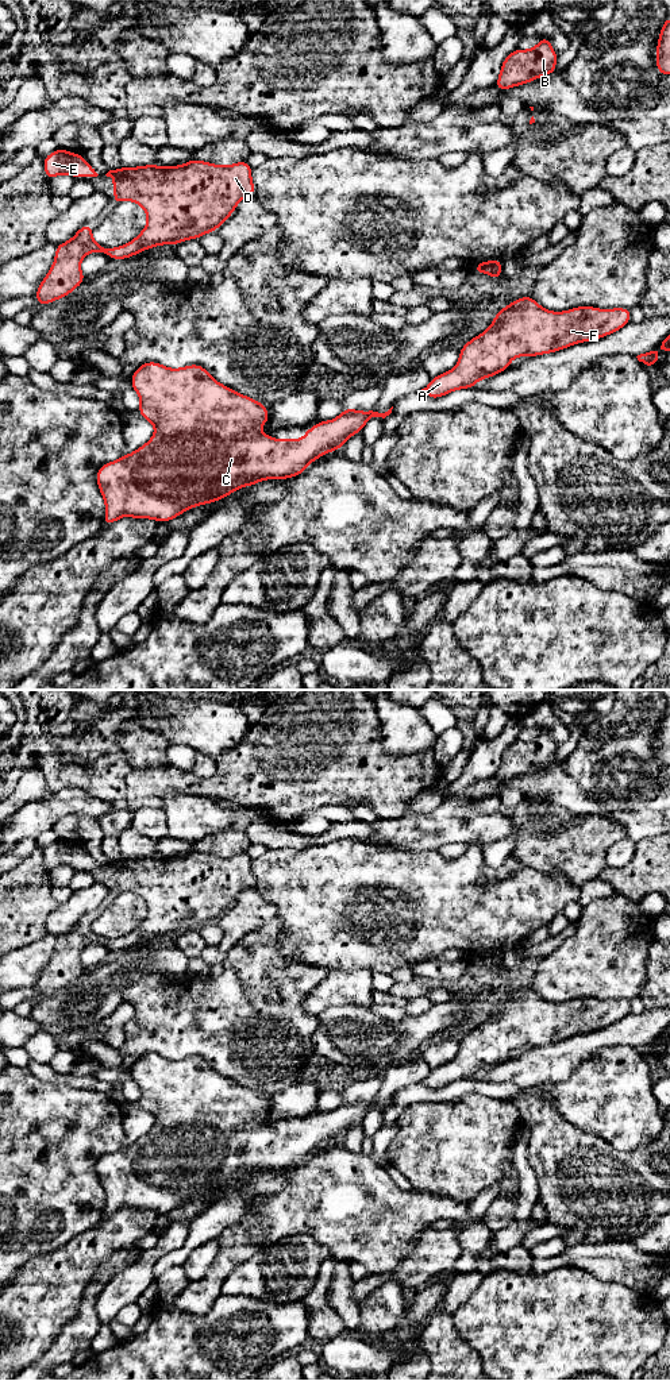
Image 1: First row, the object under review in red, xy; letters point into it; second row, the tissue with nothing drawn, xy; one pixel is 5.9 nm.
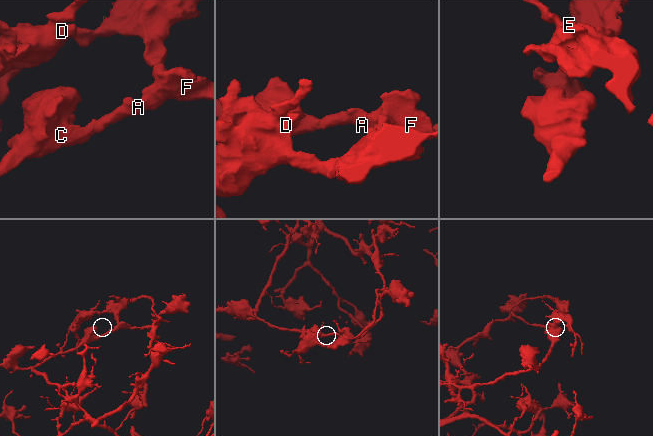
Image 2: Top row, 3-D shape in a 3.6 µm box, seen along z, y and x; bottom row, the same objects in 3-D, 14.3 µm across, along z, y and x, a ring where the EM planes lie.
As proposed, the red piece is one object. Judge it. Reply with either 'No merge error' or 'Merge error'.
Merge error

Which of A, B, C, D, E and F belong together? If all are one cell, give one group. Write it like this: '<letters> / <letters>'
A C F / B D E

